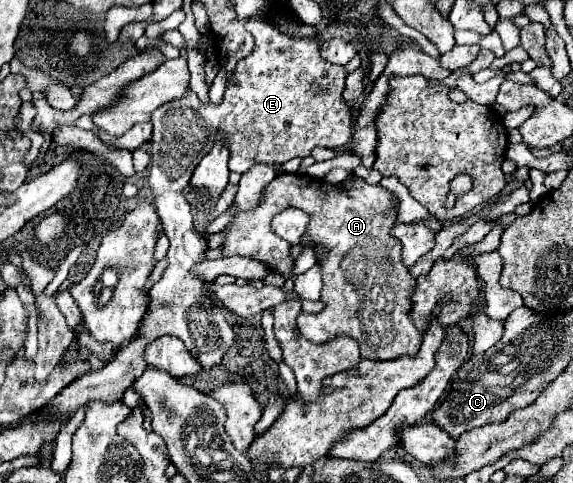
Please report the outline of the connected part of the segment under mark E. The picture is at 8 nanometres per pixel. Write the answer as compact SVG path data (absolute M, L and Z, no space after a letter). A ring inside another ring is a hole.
M248 17L246 29L256 39L254 51L250 53L250 57L244 57L244 61L238 61L238 67L234 69L234 73L230 75L230 79L226 83L224 99L220 105L202 103L198 99L198 95L190 91L180 101L166 103L152 115L154 133L152 133L152 141L150 141L150 149L152 149L150 157L152 159L150 159L148 181L152 191L154 191L154 203L156 203L158 217L162 221L162 231L170 239L170 249L166 253L168 265L162 271L160 279L150 289L150 305L148 305L148 311L140 323L138 335L126 345L126 349L120 349L116 353L114 361L104 365L104 369L86 371L86 375L74 379L70 385L66 385L66 389L62 389L44 407L48 417L66 419L78 407L82 407L84 403L88 403L92 399L102 399L102 401L122 399L122 395L130 387L130 383L133 383L134 379L143 373L146 367L144 349L150 341L158 339L158 335L164 335L164 333L176 335L184 341L186 349L190 351L192 341L194 341L194 333L190 333L190 305L194 305L194 301L202 301L202 309L214 309L214 301L210 301L210 295L204 289L204 281L198 281L198 277L192 275L192 267L198 263L198 257L206 257L208 243L206 243L204 235L194 229L192 209L190 209L186 197L182 195L182 189L190 183L200 159L210 151L210 147L214 143L216 129L224 129L226 139L228 139L228 149L232 155L230 167L238 169L240 173L246 173L254 161L256 163L286 163L294 157L308 157L316 145L322 145L328 149L338 149L338 147L344 147L350 143L352 117L350 117L350 109L344 105L344 99L342 99L344 79L346 79L344 65L330 65L330 61L326 61L320 55L320 43L316 43L316 37L312 37L312 39L286 37L280 31L276 31L276 27L272 27L272 23L268 23L266 19L258 19L258 17Z

